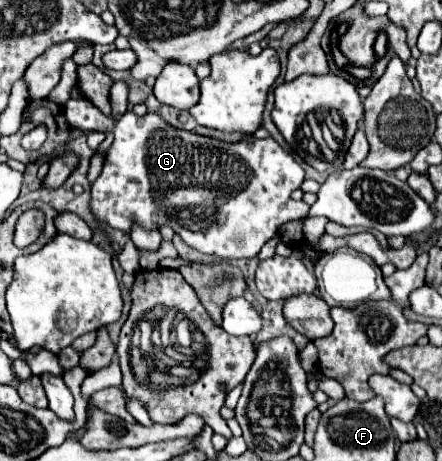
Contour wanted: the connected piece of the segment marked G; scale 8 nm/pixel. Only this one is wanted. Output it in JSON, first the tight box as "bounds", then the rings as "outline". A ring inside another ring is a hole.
{"bounds":[64,99,310,259],"outline":[[[70,99],[64,105],[64,115],[72,127],[114,133],[114,143],[106,153],[102,175],[92,183],[90,203],[92,215],[114,229],[126,233],[132,229],[132,223],[138,223],[146,229],[170,225],[190,247],[202,253],[210,253],[220,259],[242,259],[256,257],[264,243],[276,235],[280,225],[304,219],[308,215],[310,205],[290,199],[292,191],[296,191],[304,181],[304,169],[272,137],[246,137],[240,143],[222,143],[190,131],[174,129],[156,113],[138,117],[136,113],[128,111],[114,121],[112,117],[102,115],[88,99]]]}

